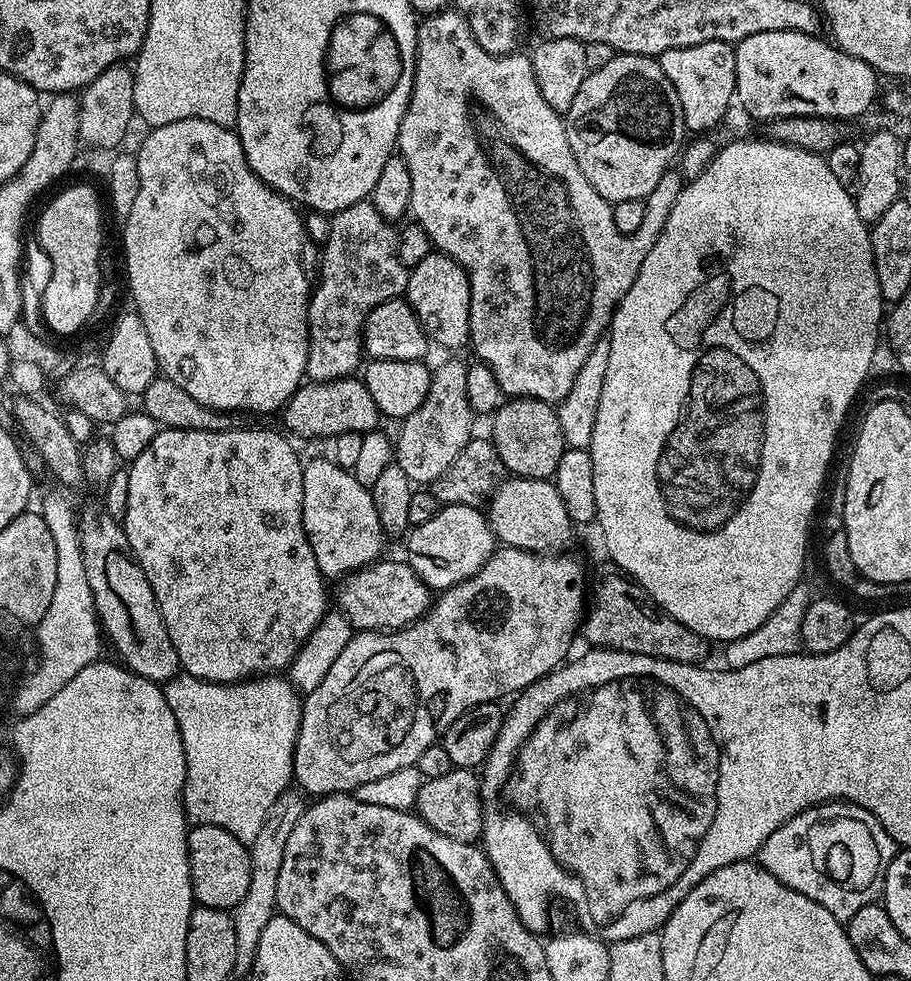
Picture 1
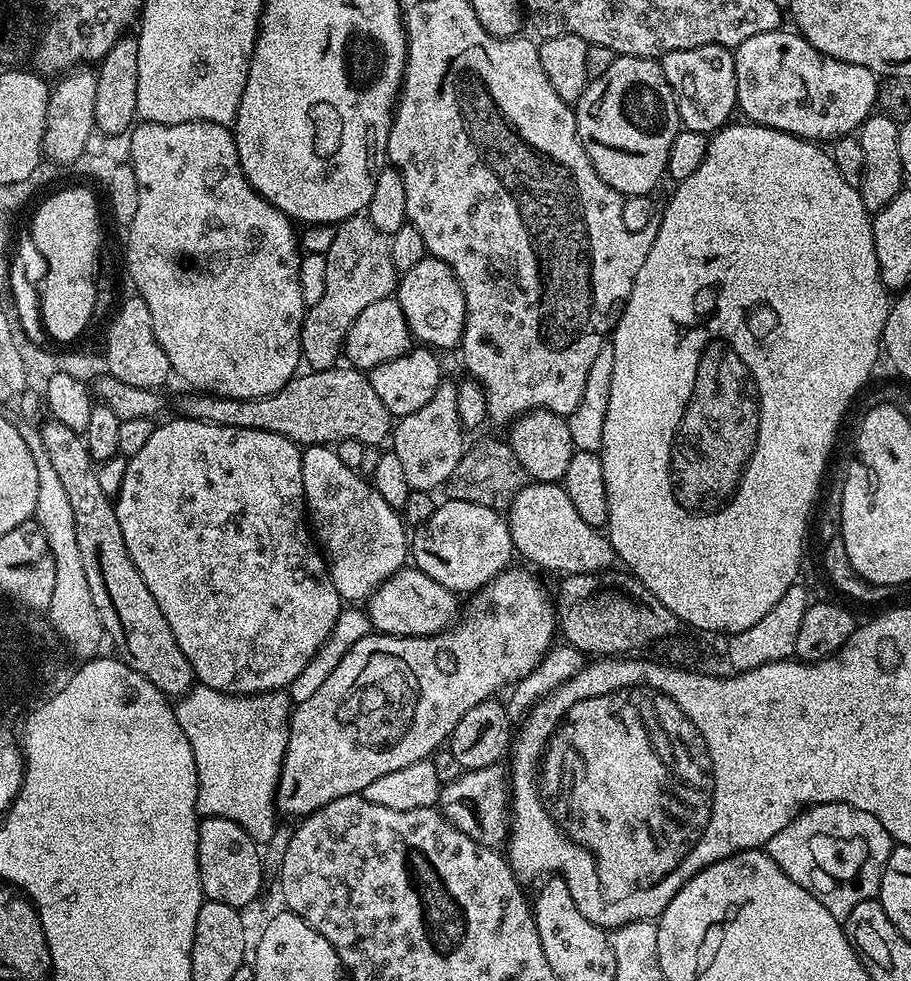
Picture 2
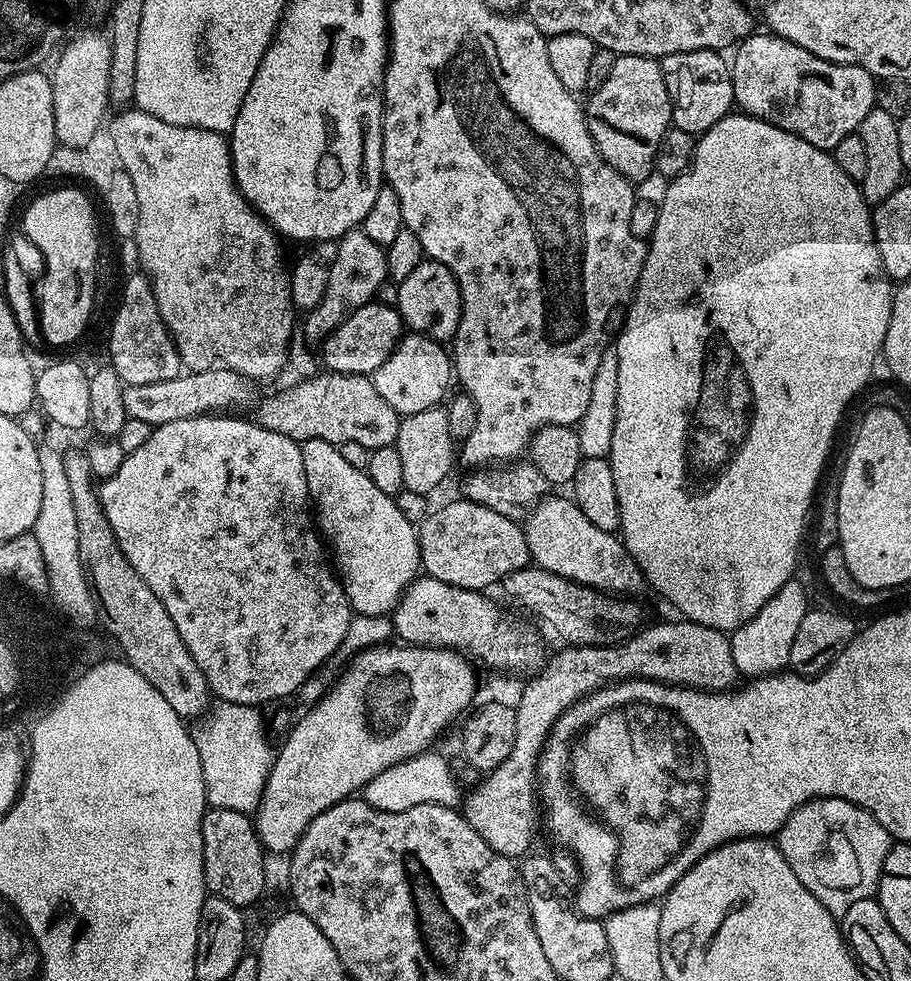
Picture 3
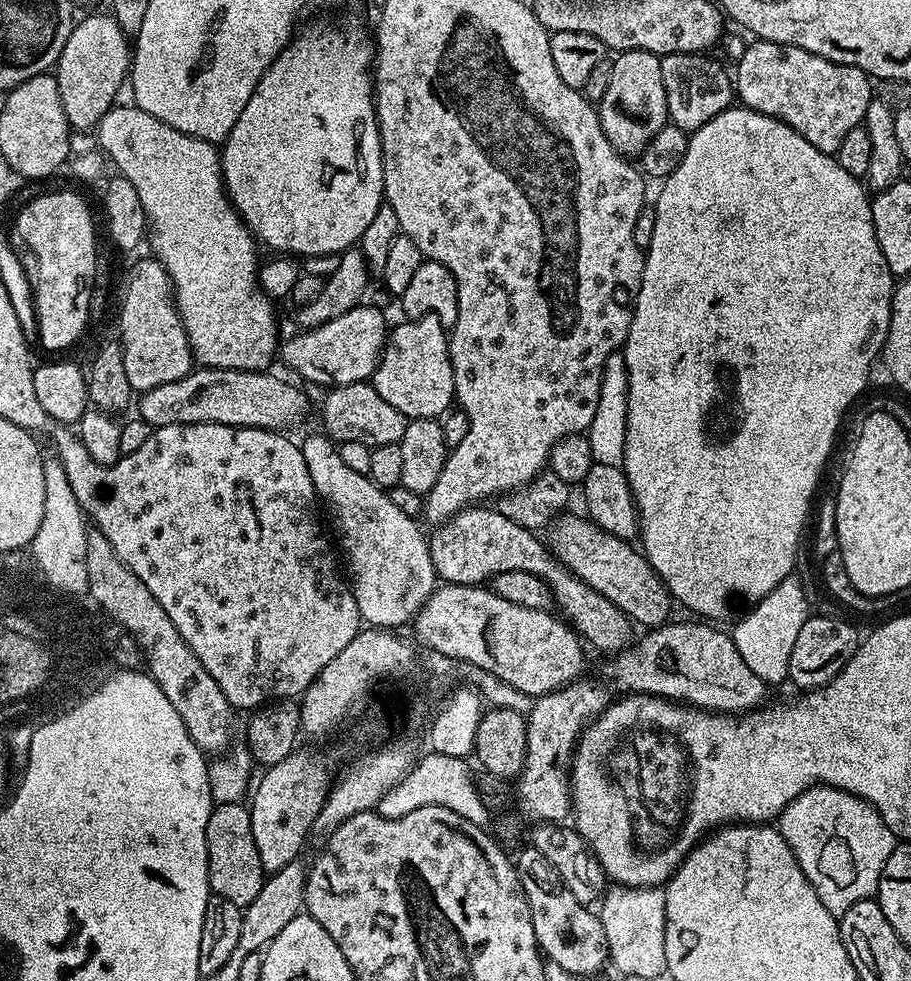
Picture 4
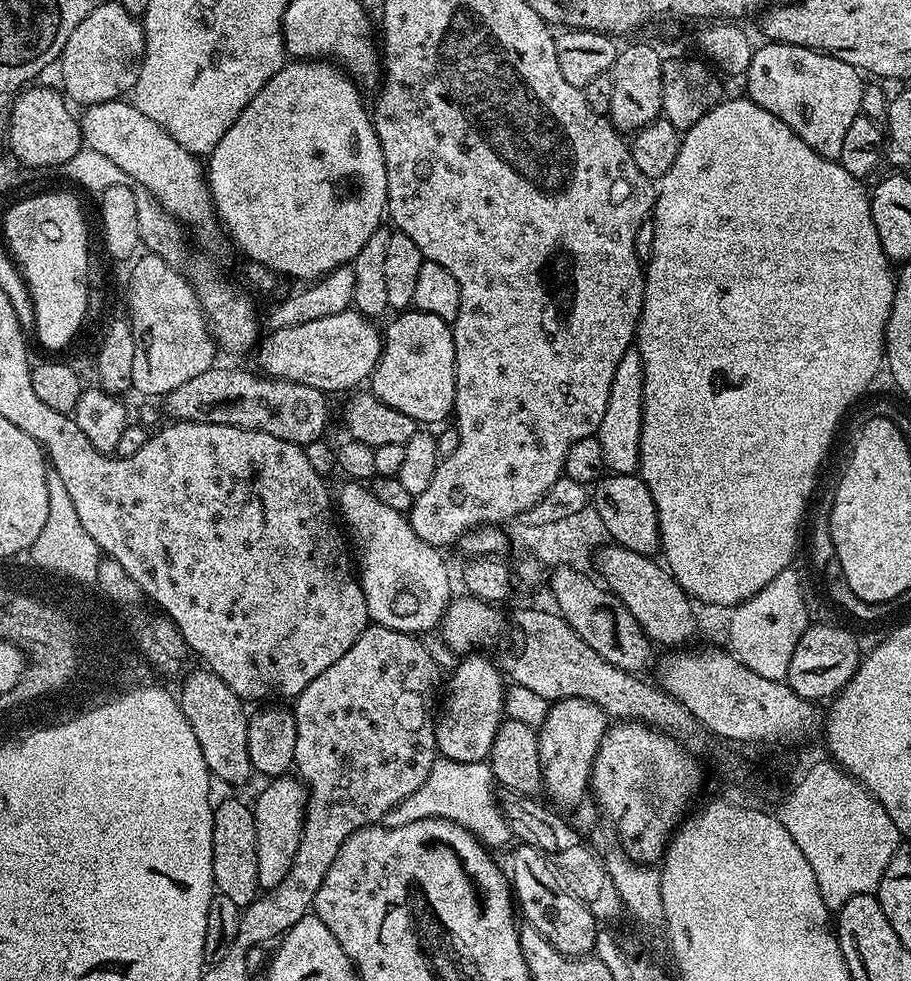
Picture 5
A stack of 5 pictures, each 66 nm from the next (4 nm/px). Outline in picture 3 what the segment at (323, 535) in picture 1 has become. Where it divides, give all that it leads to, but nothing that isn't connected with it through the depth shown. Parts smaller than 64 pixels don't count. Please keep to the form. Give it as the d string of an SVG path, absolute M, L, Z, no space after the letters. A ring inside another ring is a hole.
M314 438L303 441L300 449L308 498L314 505L314 516L323 539L336 547L334 564L353 613L388 616L399 604L404 591L422 572L417 525L406 522L395 499L382 494L382 490L370 482L365 469L350 466L342 458L337 445Z

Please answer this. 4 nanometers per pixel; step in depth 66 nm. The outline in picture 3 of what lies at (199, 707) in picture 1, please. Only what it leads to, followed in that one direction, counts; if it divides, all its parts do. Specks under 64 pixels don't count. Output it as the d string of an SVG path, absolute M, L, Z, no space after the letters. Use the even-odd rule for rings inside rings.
M225 700L213 703L195 721L196 729L191 729L192 742L198 746L198 758L202 758L202 778L208 804L222 810L238 810L249 814L255 813L260 805L262 790L266 786L266 778L272 769L274 744L268 741L269 729L266 727L266 716L254 704L231 704Z

